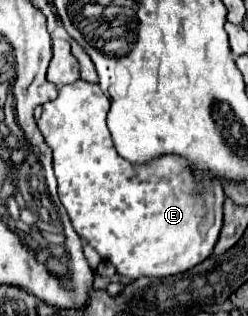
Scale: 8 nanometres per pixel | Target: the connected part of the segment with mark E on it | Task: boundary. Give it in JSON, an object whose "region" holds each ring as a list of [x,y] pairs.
{"region":[[[77,80],[73,84],[67,84],[63,88],[59,88],[59,96],[53,100],[53,102],[47,102],[43,106],[43,114],[41,118],[37,120],[37,126],[45,138],[45,142],[49,144],[49,148],[53,150],[53,170],[55,170],[55,176],[57,176],[57,184],[59,184],[59,198],[61,198],[61,204],[65,206],[69,218],[71,218],[71,224],[75,228],[75,232],[87,242],[91,244],[105,262],[111,262],[117,272],[129,280],[135,280],[135,278],[143,278],[143,276],[149,276],[149,278],[167,278],[167,276],[175,276],[175,274],[181,274],[181,272],[187,272],[191,270],[193,266],[197,266],[199,262],[203,262],[205,258],[209,258],[217,238],[219,238],[219,230],[221,230],[221,224],[223,224],[223,200],[225,200],[225,194],[223,194],[223,186],[219,182],[207,182],[207,184],[199,184],[195,182],[187,162],[183,158],[177,158],[177,156],[165,156],[165,158],[159,158],[159,160],[153,160],[153,162],[147,162],[147,164],[131,164],[127,160],[123,160],[115,146],[113,146],[113,140],[111,140],[111,134],[109,134],[109,128],[105,124],[105,116],[109,112],[109,98],[101,92],[99,84],[89,84],[89,82],[83,82],[83,80]]]}

